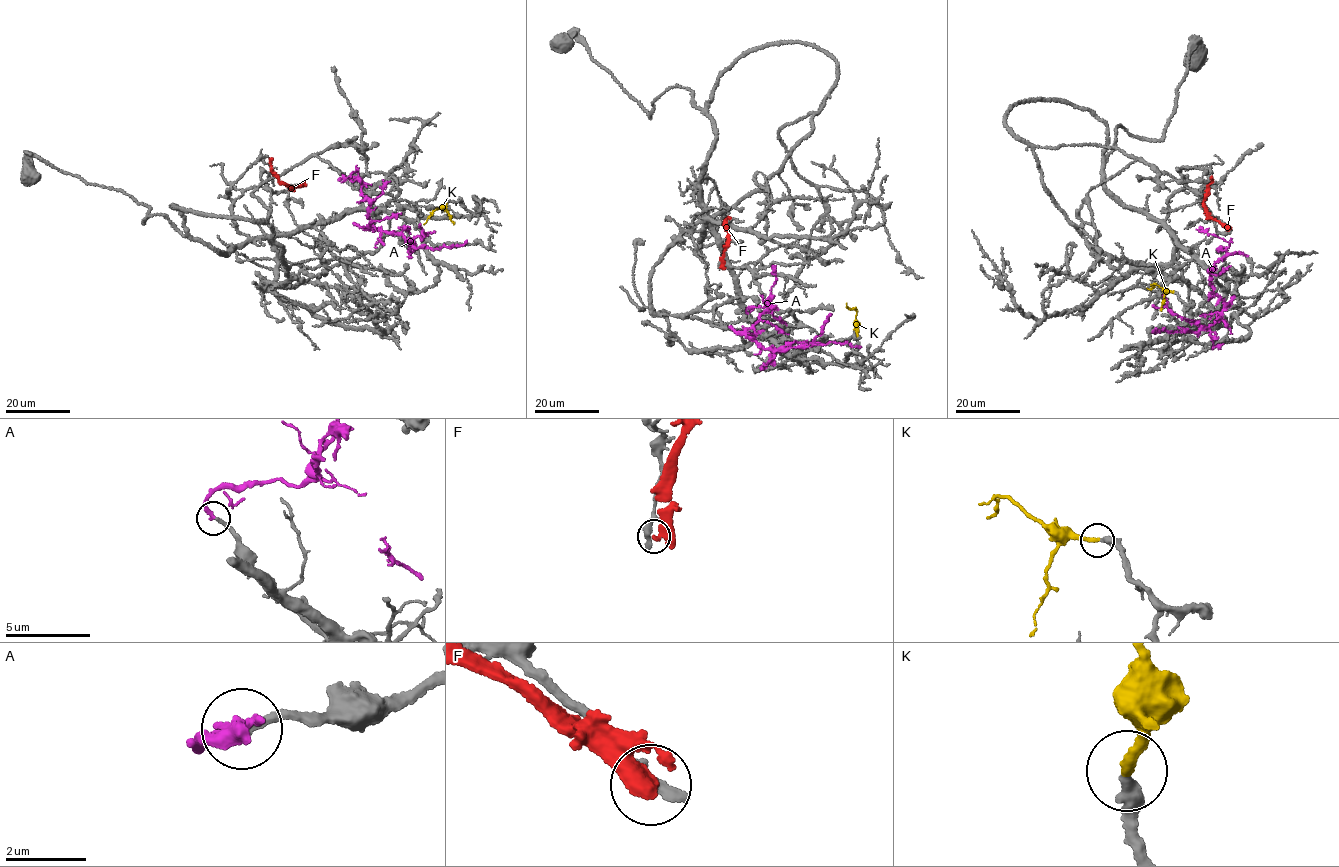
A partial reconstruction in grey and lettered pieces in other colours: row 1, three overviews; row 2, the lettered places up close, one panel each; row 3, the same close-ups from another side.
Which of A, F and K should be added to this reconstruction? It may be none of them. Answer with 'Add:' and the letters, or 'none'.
Add: K

